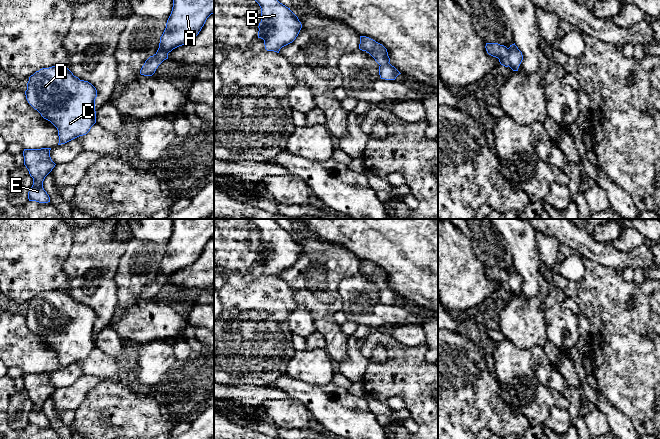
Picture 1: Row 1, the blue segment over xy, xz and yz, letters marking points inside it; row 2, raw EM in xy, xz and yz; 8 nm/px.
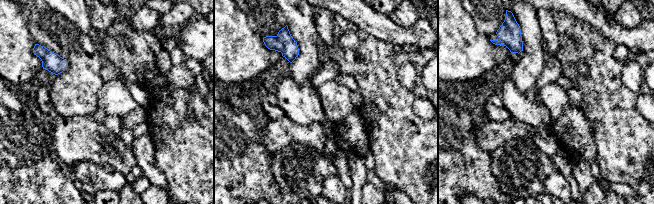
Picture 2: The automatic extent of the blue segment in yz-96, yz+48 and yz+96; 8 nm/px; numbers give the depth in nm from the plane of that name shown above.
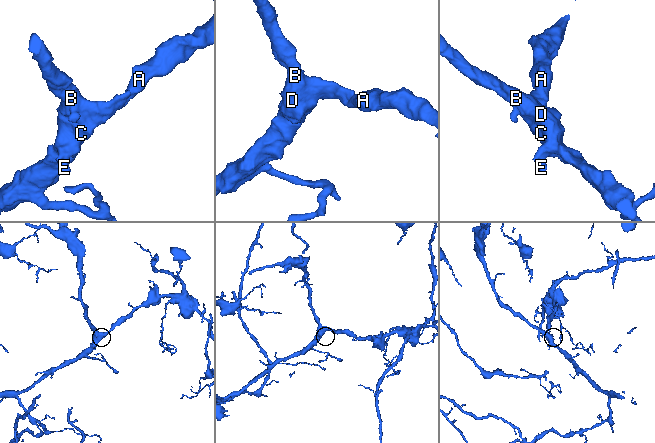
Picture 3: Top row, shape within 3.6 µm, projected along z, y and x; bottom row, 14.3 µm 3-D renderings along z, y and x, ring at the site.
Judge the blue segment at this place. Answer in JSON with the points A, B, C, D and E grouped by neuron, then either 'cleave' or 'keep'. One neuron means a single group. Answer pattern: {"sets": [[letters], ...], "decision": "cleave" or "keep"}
{"sets": [["A", "B", "C", "D", "E"]], "decision": "keep"}

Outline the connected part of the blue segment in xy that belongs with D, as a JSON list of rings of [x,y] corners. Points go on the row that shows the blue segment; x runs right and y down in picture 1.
[[[62,66],[42,68],[29,77],[28,103],[58,130],[59,143],[86,135],[96,123],[96,88]]]

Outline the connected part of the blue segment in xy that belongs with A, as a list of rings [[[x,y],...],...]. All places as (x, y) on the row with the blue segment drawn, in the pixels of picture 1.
[[[173,0],[171,14],[167,20],[166,28],[160,37],[157,52],[150,56],[142,66],[140,74],[152,76],[158,66],[166,59],[173,49],[193,40],[201,31],[207,18],[214,13],[214,0]]]

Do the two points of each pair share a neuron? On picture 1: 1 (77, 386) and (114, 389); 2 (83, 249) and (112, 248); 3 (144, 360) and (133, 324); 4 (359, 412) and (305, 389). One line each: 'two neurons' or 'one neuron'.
1: two neurons
2: one neuron
3: two neurons
4: one neuron

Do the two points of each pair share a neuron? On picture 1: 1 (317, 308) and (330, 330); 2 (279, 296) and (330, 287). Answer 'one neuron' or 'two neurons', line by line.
1: two neurons
2: two neurons

